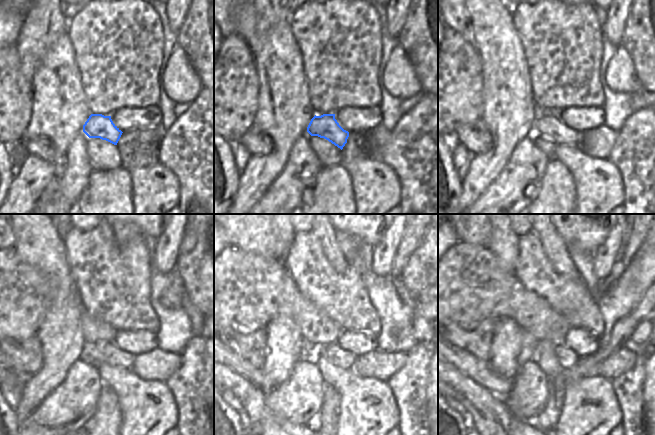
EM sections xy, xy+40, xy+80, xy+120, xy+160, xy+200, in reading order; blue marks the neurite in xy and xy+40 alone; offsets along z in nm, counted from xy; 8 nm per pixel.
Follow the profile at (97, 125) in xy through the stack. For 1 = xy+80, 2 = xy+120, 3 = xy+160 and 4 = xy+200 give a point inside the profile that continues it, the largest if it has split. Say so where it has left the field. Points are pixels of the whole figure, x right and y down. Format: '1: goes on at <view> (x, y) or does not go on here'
1: goes on at xy+80 (551, 127)
2: goes on at xy+120 (107, 352)
3: goes on at xy+160 (335, 354)
4: goes on at xy+200 (567, 358)

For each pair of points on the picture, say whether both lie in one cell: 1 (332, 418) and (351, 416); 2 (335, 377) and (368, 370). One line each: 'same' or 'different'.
1: different
2: different

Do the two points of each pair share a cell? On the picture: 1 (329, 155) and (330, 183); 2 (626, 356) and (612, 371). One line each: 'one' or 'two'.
1: two
2: one

